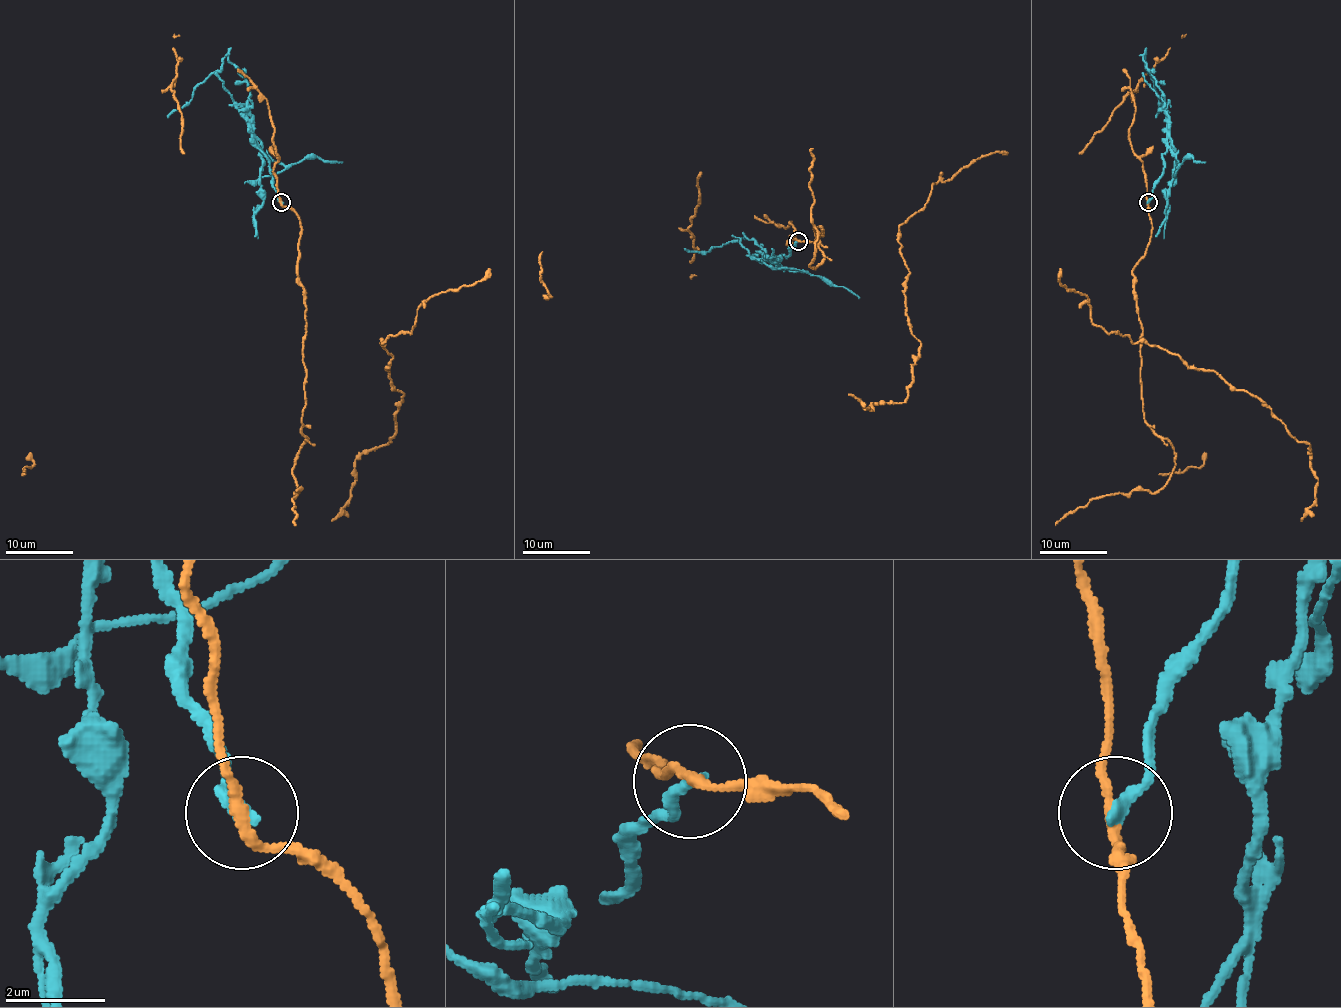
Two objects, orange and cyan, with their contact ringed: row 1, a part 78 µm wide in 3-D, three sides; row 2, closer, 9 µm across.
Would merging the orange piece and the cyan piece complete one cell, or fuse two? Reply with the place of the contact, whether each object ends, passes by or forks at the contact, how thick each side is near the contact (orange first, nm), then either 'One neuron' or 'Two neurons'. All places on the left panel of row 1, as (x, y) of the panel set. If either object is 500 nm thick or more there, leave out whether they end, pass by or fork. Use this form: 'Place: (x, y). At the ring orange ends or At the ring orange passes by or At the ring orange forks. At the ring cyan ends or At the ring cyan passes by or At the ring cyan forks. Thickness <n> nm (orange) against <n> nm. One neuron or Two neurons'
Place: (281, 202). At the ring orange passes by. At the ring cyan ends. Thickness 190 nm (orange) against 280 nm. Two neurons

